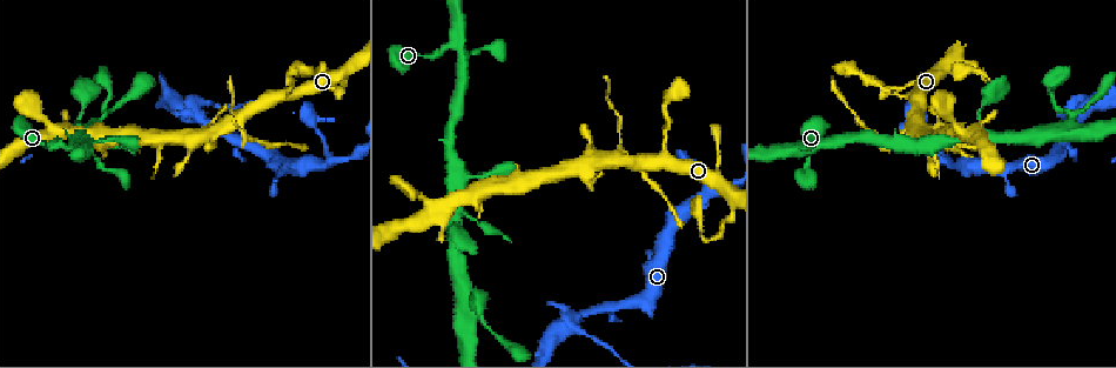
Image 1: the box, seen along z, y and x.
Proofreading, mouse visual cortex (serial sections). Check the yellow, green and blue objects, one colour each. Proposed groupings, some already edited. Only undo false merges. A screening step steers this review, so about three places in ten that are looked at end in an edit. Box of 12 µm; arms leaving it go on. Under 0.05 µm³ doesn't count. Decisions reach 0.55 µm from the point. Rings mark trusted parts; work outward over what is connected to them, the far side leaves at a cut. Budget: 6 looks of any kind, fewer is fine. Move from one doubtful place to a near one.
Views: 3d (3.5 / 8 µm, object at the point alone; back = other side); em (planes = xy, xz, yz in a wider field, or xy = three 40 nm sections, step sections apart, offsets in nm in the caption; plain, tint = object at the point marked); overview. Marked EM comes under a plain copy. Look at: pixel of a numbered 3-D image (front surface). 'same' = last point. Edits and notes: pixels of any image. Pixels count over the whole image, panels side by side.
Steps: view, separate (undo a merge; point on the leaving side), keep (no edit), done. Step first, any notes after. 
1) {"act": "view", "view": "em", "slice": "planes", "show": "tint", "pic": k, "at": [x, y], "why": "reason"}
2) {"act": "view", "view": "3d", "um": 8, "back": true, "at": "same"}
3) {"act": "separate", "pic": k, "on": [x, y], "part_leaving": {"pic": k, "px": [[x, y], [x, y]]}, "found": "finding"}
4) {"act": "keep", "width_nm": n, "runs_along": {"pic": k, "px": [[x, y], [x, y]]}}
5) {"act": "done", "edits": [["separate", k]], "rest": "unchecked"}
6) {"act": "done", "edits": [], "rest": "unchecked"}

{"act": "view", "view": "3d", "um": 3.5, "pic": 1, "at": [195, 112], "why": "three arms meet"}

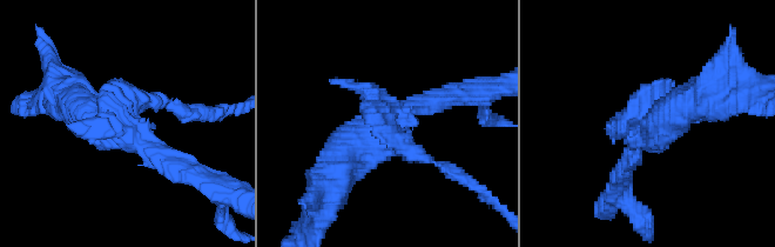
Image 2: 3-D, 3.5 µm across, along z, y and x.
{"act": "view", "view": "em", "slice": "xy", "step": 5, "show": "tint", "pic": 2, "at": [380, 132], "why": "now the EM"}

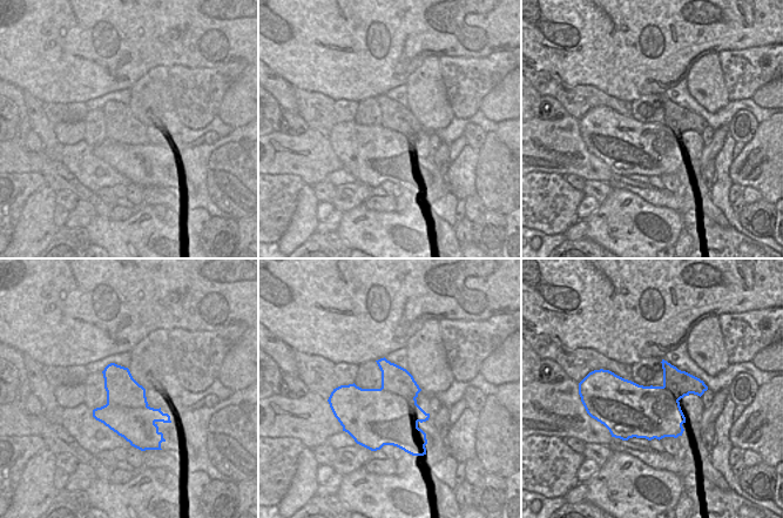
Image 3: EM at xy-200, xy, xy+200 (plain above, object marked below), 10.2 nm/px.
{"act": "view", "view": "em", "slice": "xy", "step": 1, "show": "tint", "at": "same"}

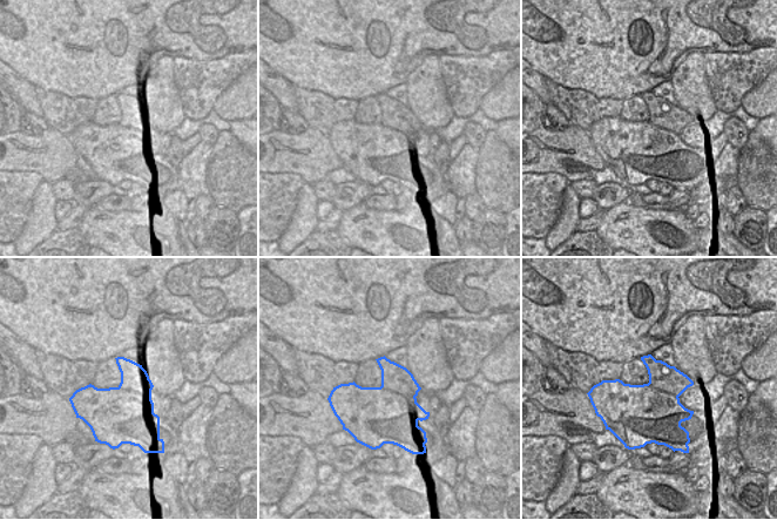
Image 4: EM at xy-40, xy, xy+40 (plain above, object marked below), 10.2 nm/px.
{"act": "separate", "pic": 2, "on": [175, 107], "part_leaving": {"pic": 2, "px": [[128, 106], [226, 111]]}, "found": "two cells meet here"}

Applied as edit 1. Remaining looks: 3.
{"act": "view", "view": "overview", "why": "redraw"}

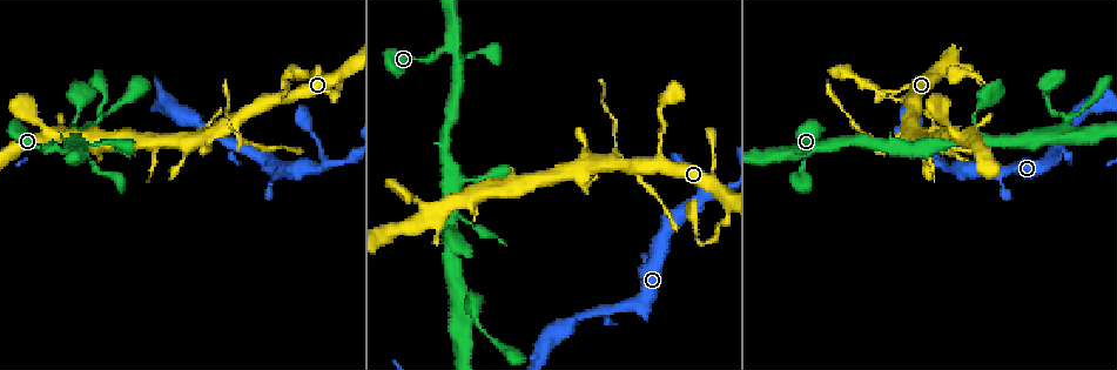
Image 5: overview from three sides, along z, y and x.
{"act": "view", "view": "3d", "um": 3.5, "pic": 5, "at": [316, 171], "why": "small branch off a trunk"}

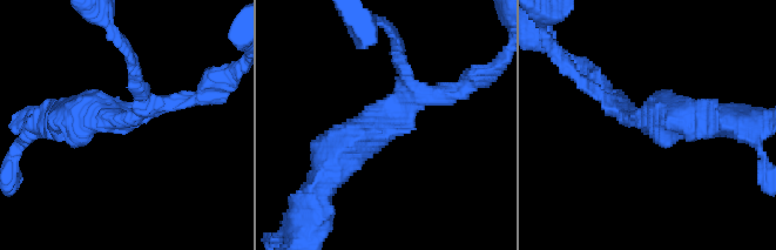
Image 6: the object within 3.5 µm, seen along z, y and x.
{"act": "keep", "arms": 3, "runs_along": {"pic": 6, "px": [[326, 168], [403, 96], [403, 60]]}, "found": "all the same cell"}

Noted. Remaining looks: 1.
{"act": "done", "edits": [["separate", 2]], "rest": "unchecked"}

